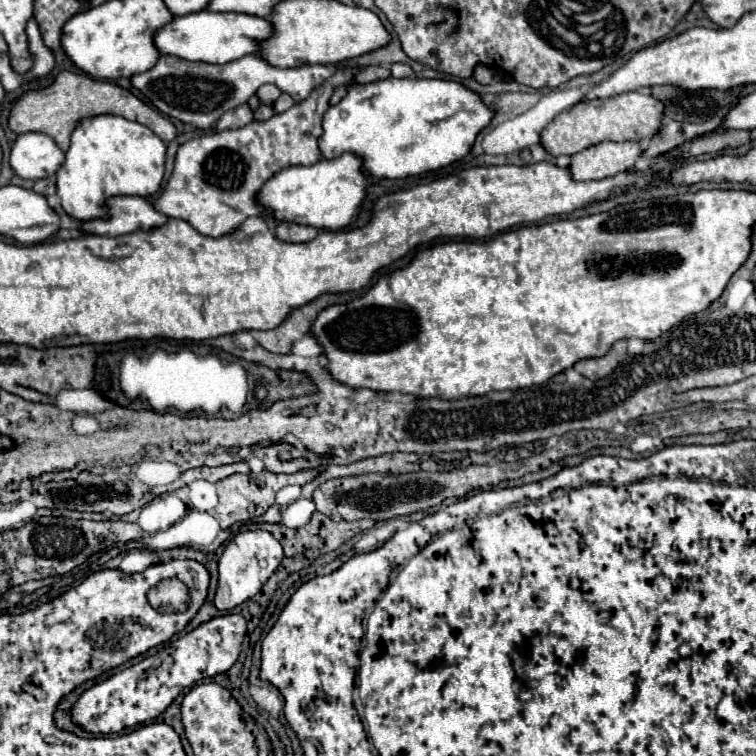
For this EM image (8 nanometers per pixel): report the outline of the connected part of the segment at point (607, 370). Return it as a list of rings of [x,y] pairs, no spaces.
[[[616,341],[608,355],[596,357],[596,359],[578,361],[574,365],[574,369],[578,373],[582,373],[584,377],[588,377],[590,381],[600,381],[600,379],[608,377],[612,373],[612,369],[616,369],[616,365],[620,365],[620,361],[624,361],[624,353],[626,353],[626,343],[624,341]]]

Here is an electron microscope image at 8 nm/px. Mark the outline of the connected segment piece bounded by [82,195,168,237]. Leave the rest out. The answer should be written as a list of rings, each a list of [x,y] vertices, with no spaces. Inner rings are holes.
[[[118,195],[108,199],[106,207],[110,209],[110,217],[82,223],[82,229],[86,233],[118,237],[134,231],[152,231],[168,221],[168,217],[152,209],[152,203],[144,197],[138,199],[130,195]]]

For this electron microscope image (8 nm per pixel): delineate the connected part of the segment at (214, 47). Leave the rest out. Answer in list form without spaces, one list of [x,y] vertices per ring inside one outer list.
[[[204,9],[184,17],[174,17],[174,21],[164,25],[156,33],[154,45],[164,55],[174,55],[186,61],[204,61],[222,65],[240,59],[244,55],[258,53],[260,45],[256,45],[256,41],[264,41],[264,37],[272,37],[272,25],[268,25],[268,19],[252,17],[246,13],[212,13]]]

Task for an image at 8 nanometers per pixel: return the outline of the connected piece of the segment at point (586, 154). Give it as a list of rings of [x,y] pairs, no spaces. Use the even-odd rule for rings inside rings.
[[[632,141],[624,143],[598,143],[576,155],[572,155],[572,179],[574,181],[598,181],[634,167],[642,155],[640,145]]]

